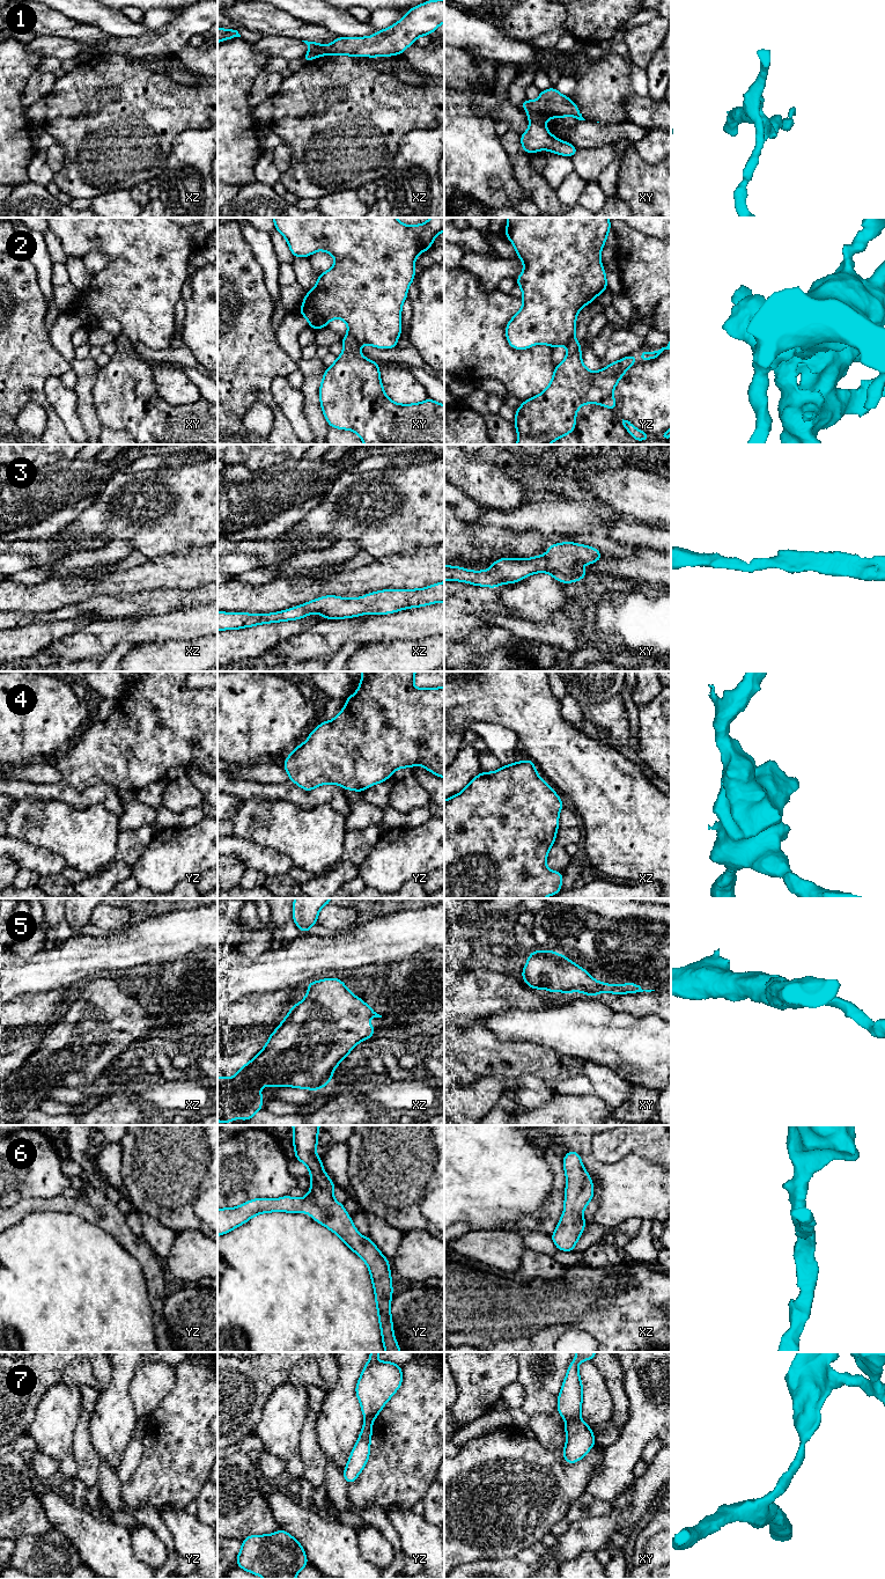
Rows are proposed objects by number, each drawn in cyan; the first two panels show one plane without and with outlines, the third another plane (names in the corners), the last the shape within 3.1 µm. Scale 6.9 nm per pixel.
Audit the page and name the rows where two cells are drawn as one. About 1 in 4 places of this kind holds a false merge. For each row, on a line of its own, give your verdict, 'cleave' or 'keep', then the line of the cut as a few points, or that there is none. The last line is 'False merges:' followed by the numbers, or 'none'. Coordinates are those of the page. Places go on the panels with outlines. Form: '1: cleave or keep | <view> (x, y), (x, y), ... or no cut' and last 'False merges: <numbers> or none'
1: cleave | xy (530, 119), (541, 122)
2: cleave | xy (347, 335), (360, 346)
3: keep | no cut
4: keep | no cut
5: keep | no cut
6: keep | no cut
7: cleave | xy (580, 1417), (568, 1420)
False merges: 1, 2, 7

